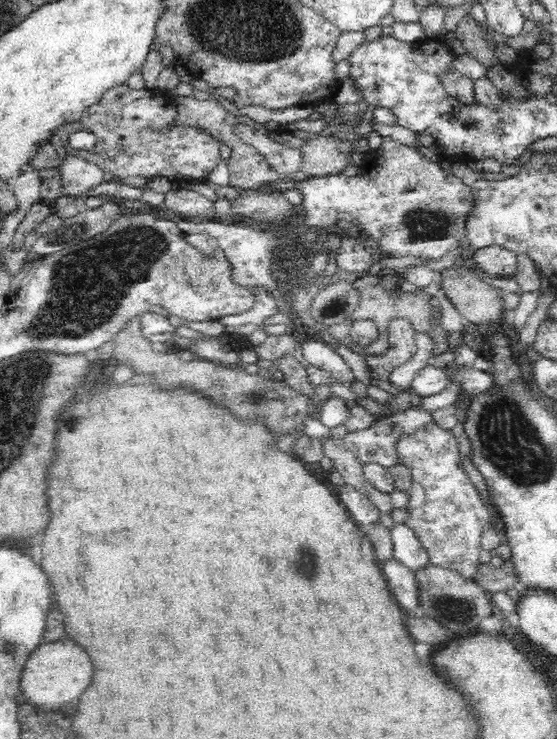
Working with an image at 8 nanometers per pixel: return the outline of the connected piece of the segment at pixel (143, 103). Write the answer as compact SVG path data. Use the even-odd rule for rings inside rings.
M127 81L104 89L101 95L84 108L84 112L76 120L68 120L60 124L56 134L62 145L70 154L76 154L97 164L103 172L110 172L113 180L122 181L128 177L142 176L149 179L152 176L164 176L173 181L200 182L209 180L216 165L222 160L217 140L195 126L177 124L177 106L171 92L160 92L157 88L130 88ZM90 131L96 136L96 146L91 151L75 152L70 144L70 136L74 132Z

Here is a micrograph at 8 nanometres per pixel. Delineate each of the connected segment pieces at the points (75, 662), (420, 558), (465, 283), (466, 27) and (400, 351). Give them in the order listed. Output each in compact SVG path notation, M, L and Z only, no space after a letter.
M72 640L41 642L25 662L19 678L22 698L46 712L56 710L58 706L78 698L80 692L84 690L84 684L88 684L88 680L92 678L88 654Z
M405 522L396 524L390 531L394 539L396 561L413 571L424 570L431 565L430 553L422 545L416 529Z
M459 267L442 272L440 277L441 292L448 296L466 322L474 325L502 322L507 310L501 290L473 275L466 275Z
M466 12L461 18L458 18L455 36L462 42L466 52L490 68L499 61L494 56L494 49L489 45L490 41L482 38L480 26L480 22L472 17L472 13Z
M403 317L390 321L390 348L382 355L369 355L368 364L378 380L390 381L392 370L402 366L416 351L420 343L419 335Z

